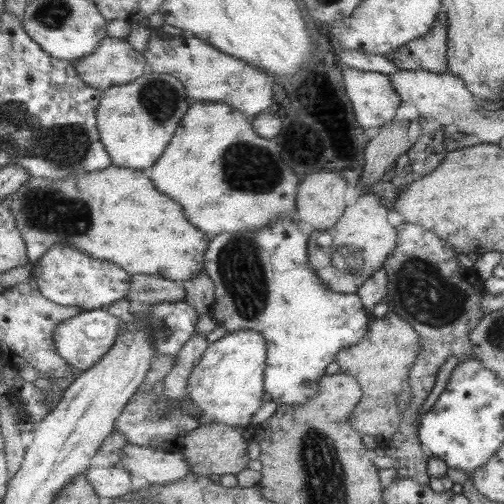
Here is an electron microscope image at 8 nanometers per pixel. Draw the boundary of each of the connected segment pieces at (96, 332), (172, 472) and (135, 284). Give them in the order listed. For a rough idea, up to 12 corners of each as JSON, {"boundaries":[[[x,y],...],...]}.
{"boundaries":[[[107,308],[60,323],[57,352],[79,372],[97,364],[121,334]],[[129,444],[121,466],[155,484],[189,476],[183,452]],[[133,275],[128,302],[150,306],[186,301],[180,282],[160,275]]]}

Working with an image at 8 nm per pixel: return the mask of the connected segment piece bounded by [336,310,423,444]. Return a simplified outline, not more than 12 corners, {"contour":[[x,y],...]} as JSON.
{"contour":[[395,312],[337,355],[364,389],[353,428],[388,444],[413,392],[420,334]]}

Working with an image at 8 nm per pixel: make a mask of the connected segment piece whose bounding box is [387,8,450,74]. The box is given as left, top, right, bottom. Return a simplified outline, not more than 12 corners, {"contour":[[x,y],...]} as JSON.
{"contour":[[443,8],[429,35],[389,52],[399,70],[450,72]]}

